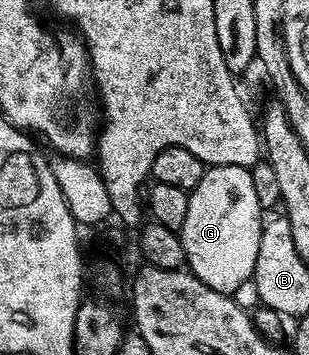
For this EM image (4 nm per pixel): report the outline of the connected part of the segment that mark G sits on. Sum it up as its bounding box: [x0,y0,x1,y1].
[180,164,264,293]

